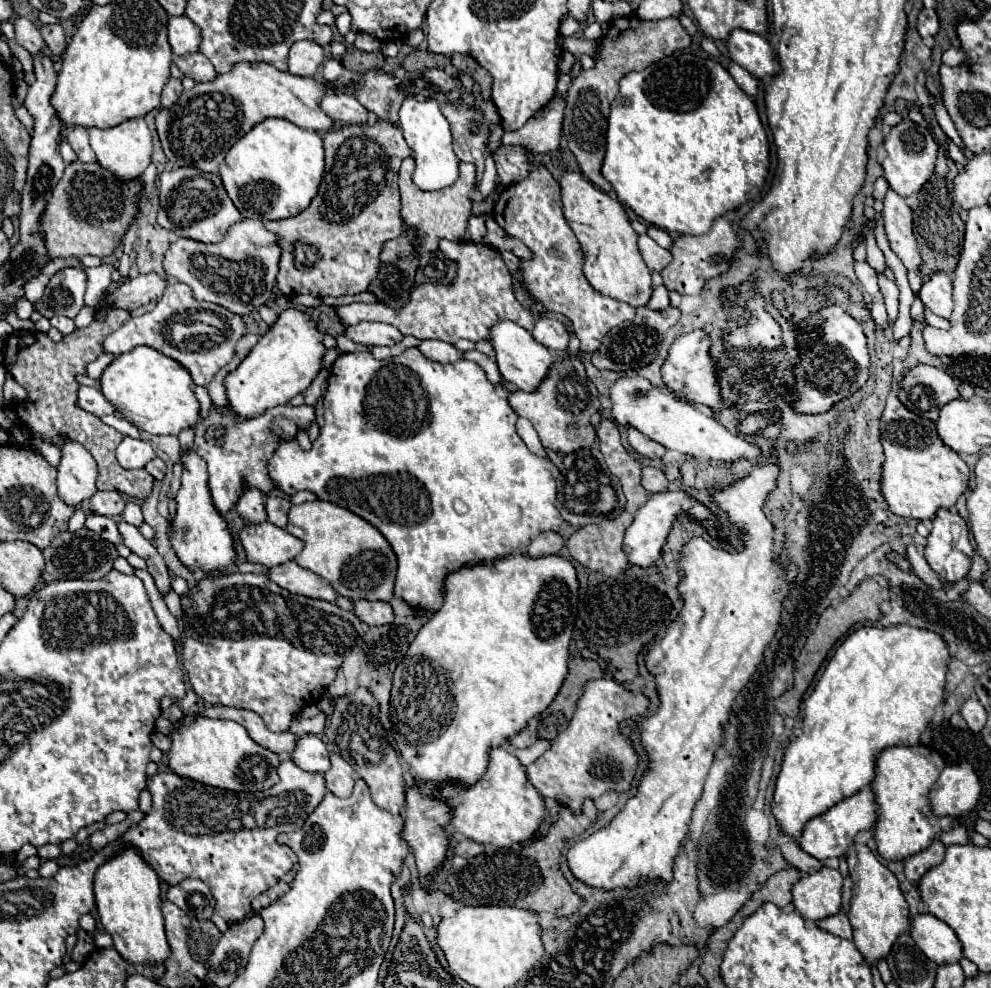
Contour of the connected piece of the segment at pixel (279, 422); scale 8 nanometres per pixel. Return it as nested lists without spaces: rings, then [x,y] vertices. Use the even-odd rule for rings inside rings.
[[[282,404],[276,408],[264,410],[260,416],[252,418],[240,418],[232,412],[230,406],[212,408],[208,410],[208,416],[196,424],[196,436],[194,436],[194,452],[208,464],[210,474],[210,492],[216,508],[226,514],[230,508],[236,506],[242,492],[246,488],[256,488],[262,494],[270,494],[276,488],[276,482],[270,478],[268,472],[268,460],[272,458],[272,452],[278,448],[280,440],[294,440],[298,430],[308,430],[310,424],[316,420],[316,408],[302,404],[302,406],[290,406]],[[212,424],[222,424],[228,432],[222,446],[210,444],[204,440],[204,432]]]

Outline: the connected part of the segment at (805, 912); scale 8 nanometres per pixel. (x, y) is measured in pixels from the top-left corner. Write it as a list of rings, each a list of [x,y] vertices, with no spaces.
[[[822,868],[814,874],[802,874],[792,888],[792,904],[806,920],[822,920],[840,912],[842,874],[834,868]]]

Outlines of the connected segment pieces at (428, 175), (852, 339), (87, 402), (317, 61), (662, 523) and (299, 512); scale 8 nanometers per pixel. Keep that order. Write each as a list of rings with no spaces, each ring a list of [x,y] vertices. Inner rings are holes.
[[[406,96],[406,100],[400,106],[400,128],[404,140],[414,152],[416,160],[416,170],[412,176],[414,184],[420,190],[442,190],[446,186],[452,186],[458,180],[458,156],[452,150],[450,124],[442,114],[438,100],[434,98],[416,100],[414,96]]]
[[[824,284],[822,294],[826,296],[826,304],[812,314],[812,318],[818,324],[816,330],[810,330],[806,324],[806,318],[798,318],[788,310],[786,296],[778,290],[772,292],[772,302],[780,310],[780,314],[792,324],[796,330],[796,348],[800,350],[798,364],[792,366],[792,378],[794,378],[794,394],[796,400],[792,402],[792,410],[796,414],[822,414],[828,412],[832,406],[836,406],[840,400],[850,398],[860,388],[864,388],[868,376],[870,376],[870,354],[866,346],[866,334],[862,330],[862,324],[854,320],[848,314],[850,294],[842,286]]]
[[[80,386],[80,390],[78,390],[78,406],[92,412],[92,414],[96,414],[96,416],[116,414],[114,404],[108,404],[108,398],[100,392],[100,388]]]
[[[296,42],[290,48],[288,66],[296,76],[314,76],[324,60],[324,50],[314,42]]]
[[[666,490],[666,492],[658,492],[658,494],[652,494],[648,498],[648,502],[636,512],[634,516],[634,522],[628,526],[626,534],[624,534],[624,552],[628,556],[628,560],[636,566],[642,566],[642,568],[648,568],[652,566],[658,558],[660,558],[660,552],[662,552],[662,546],[666,544],[666,538],[672,530],[672,524],[676,522],[678,516],[688,516],[690,520],[702,524],[702,528],[716,540],[722,540],[726,542],[722,536],[720,536],[720,524],[716,520],[716,514],[712,514],[710,508],[706,508],[702,502],[698,502],[696,498],[692,498],[688,492],[684,490]]]
[[[314,500],[314,502],[304,502],[298,506],[290,508],[290,516],[288,516],[288,526],[286,530],[290,534],[294,534],[296,538],[304,540],[304,550],[296,556],[296,562],[306,568],[312,570],[314,574],[326,578],[332,582],[332,586],[336,588],[338,594],[350,598],[350,600],[382,600],[382,602],[390,602],[394,598],[394,578],[396,578],[396,554],[392,550],[392,546],[388,544],[388,540],[382,536],[382,532],[378,528],[372,528],[372,524],[368,524],[366,520],[360,520],[360,516],[356,516],[354,512],[348,512],[348,508],[340,508],[338,504],[328,504],[326,500]]]

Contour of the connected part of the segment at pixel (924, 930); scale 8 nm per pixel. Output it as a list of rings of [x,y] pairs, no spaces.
[[[932,914],[912,918],[912,938],[936,964],[954,964],[962,960],[962,944],[956,932]]]

